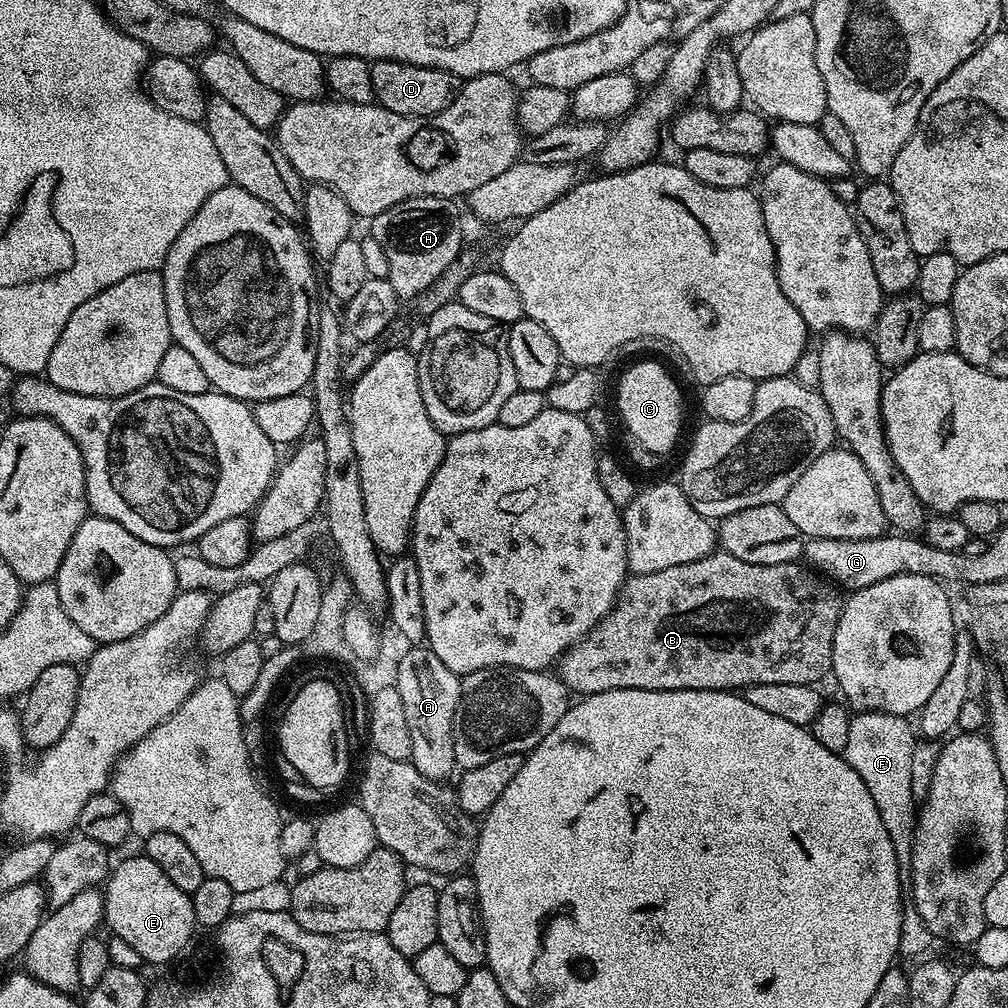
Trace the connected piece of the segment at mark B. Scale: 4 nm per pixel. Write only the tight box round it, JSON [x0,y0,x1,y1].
[558,550,842,697]

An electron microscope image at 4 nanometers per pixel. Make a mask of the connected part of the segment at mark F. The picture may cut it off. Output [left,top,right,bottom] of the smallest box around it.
[842,712,934,958]

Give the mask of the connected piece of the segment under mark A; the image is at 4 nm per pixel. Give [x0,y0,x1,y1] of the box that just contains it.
[394,646,461,782]

